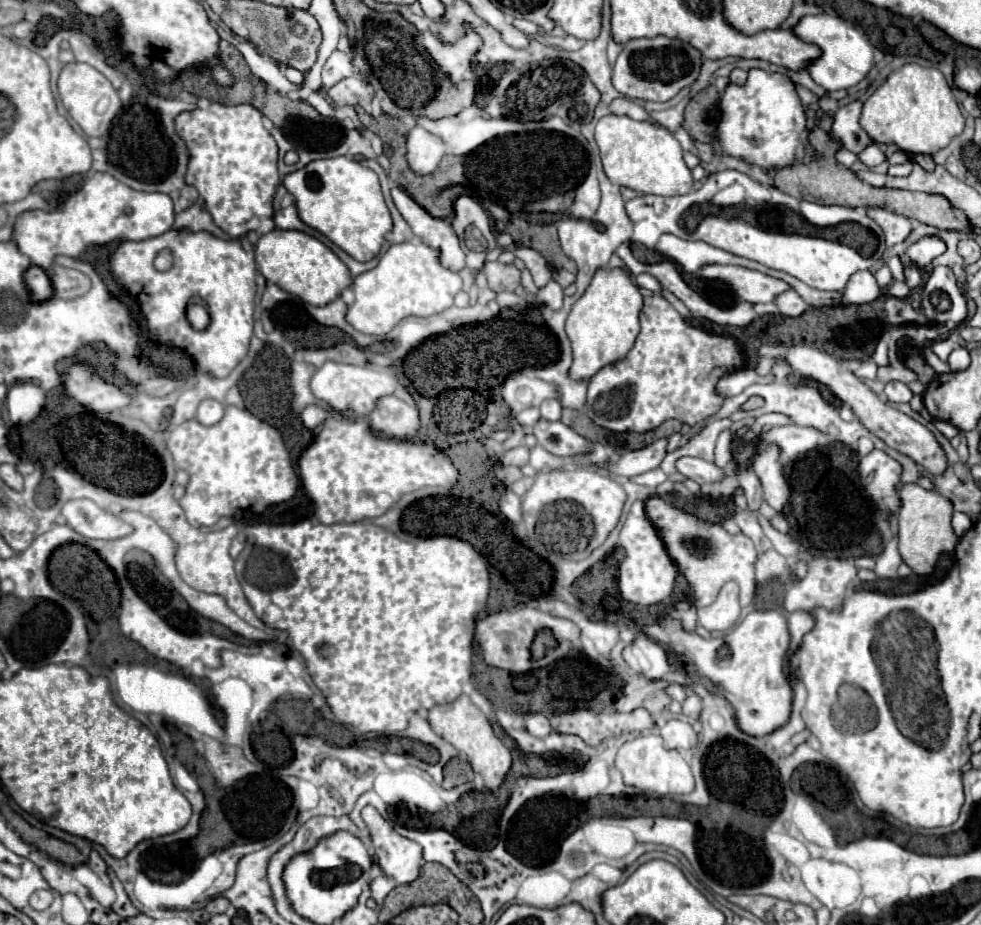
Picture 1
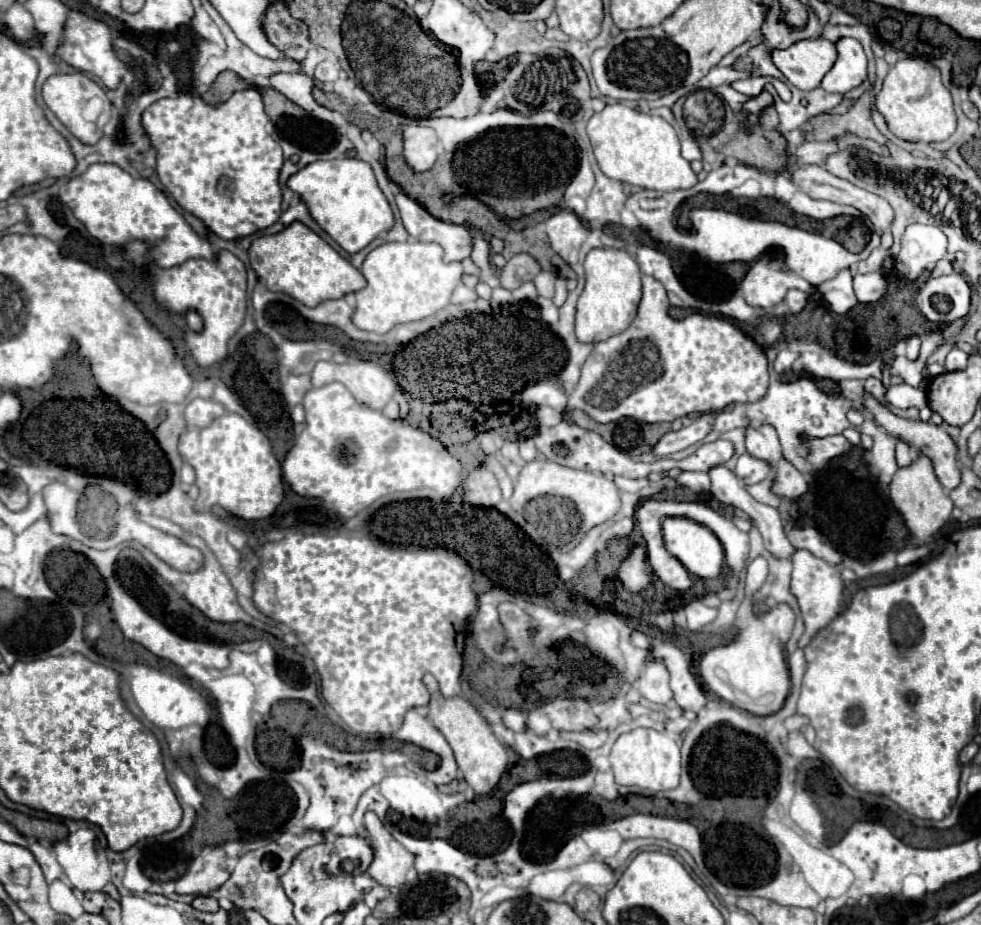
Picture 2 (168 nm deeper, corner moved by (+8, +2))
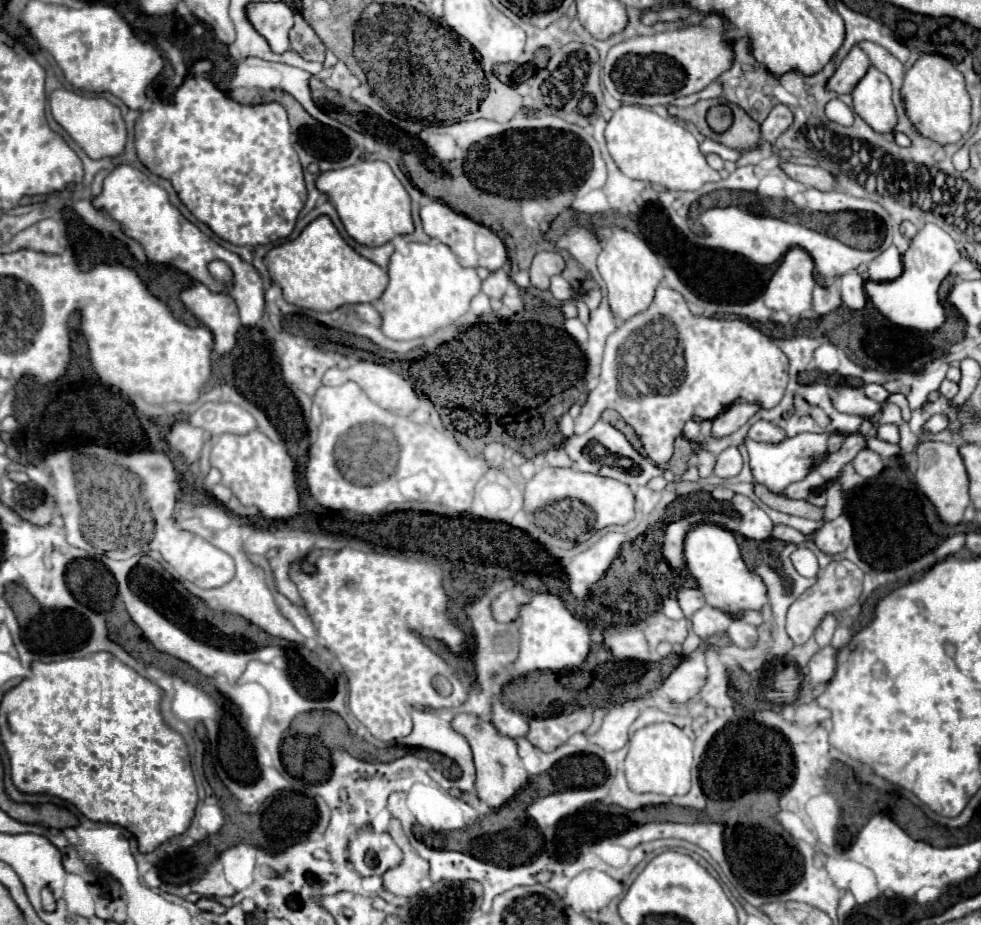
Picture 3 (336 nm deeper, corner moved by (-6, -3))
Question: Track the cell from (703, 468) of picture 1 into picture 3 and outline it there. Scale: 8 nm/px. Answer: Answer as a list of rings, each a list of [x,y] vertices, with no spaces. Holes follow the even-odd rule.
[[[798,546],[792,554],[790,560],[794,564],[794,568],[802,574],[802,576],[818,576],[818,560],[814,556],[812,550],[808,550],[806,546]]]

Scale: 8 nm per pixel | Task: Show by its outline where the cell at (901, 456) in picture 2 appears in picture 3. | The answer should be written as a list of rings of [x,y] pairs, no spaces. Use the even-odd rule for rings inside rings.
[[[940,414],[940,416],[932,416],[932,418],[924,424],[922,432],[924,432],[924,434],[936,434],[936,432],[942,432],[946,426],[948,426],[948,416]]]

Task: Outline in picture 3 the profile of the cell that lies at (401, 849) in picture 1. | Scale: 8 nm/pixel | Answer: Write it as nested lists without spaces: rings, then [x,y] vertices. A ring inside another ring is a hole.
[[[390,820],[388,834],[392,840],[396,840],[398,848],[404,852],[404,858],[400,866],[388,870],[382,876],[384,888],[396,896],[414,896],[420,892],[420,884],[428,876],[428,862],[410,846],[398,820]]]

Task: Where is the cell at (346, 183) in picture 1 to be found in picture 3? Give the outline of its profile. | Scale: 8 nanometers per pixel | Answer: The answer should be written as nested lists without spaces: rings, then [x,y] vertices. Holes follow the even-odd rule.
[[[362,160],[354,166],[322,172],[316,178],[316,188],[328,196],[346,232],[362,246],[378,248],[390,242],[394,236],[414,232],[410,196],[386,162]]]

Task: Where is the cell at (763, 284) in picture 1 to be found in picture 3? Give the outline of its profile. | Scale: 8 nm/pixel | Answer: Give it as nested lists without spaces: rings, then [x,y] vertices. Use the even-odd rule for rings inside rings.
[[[790,248],[776,272],[772,274],[766,292],[764,302],[770,310],[784,310],[790,316],[798,316],[812,306],[812,288],[814,282],[814,264],[808,252],[802,248]]]

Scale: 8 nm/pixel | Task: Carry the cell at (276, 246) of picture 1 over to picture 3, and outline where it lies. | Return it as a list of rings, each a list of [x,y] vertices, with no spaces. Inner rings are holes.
[[[320,216],[316,220],[312,220],[296,240],[284,242],[280,246],[274,246],[266,256],[264,256],[264,264],[270,270],[272,282],[278,284],[284,292],[286,302],[300,306],[300,308],[308,308],[308,310],[316,310],[316,312],[332,312],[344,304],[358,304],[358,302],[374,302],[382,296],[384,288],[388,286],[388,274],[386,270],[382,270],[380,266],[372,264],[370,260],[362,258],[360,254],[356,254],[340,236],[340,232],[336,230],[336,226],[332,224],[332,220],[328,216]]]

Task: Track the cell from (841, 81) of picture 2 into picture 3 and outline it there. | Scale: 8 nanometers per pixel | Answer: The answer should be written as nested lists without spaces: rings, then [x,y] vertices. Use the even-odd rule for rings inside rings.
[[[870,66],[864,78],[852,88],[854,110],[872,126],[874,132],[892,132],[896,112],[892,104],[892,86],[886,74]]]

